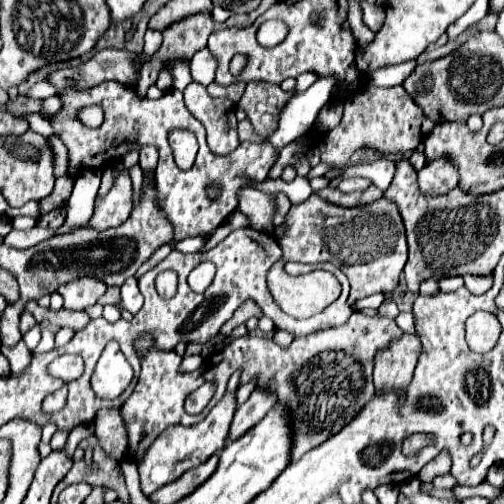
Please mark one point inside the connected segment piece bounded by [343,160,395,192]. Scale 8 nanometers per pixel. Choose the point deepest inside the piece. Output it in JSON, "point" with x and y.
{"point":[381,172]}

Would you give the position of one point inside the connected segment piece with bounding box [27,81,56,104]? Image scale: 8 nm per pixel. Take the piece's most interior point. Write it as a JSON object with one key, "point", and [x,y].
{"point":[43,90]}

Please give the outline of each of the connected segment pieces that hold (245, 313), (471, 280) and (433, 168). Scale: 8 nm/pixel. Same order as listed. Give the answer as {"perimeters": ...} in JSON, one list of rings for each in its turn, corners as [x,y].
{"perimeters":[[[[247,300],[245,304],[241,304],[241,308],[233,314],[233,318],[227,322],[227,324],[223,324],[223,328],[221,328],[221,334],[223,336],[227,336],[227,334],[231,334],[237,326],[241,326],[241,324],[245,324],[249,318],[259,318],[259,316],[263,316],[263,312],[251,302],[251,300]]],[[[465,274],[463,278],[465,278],[465,288],[469,288],[473,294],[485,294],[493,284],[493,274],[489,274],[489,276]]],[[[447,158],[433,160],[419,172],[421,192],[431,196],[441,196],[449,192],[449,188],[455,188],[457,184],[459,184],[459,172]]]]}

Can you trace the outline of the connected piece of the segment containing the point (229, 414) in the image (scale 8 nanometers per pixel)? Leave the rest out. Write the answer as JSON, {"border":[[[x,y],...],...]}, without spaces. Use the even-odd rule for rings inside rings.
{"border":[[[233,374],[229,378],[227,384],[227,392],[225,396],[215,404],[215,408],[207,414],[207,418],[199,424],[193,426],[169,426],[165,428],[157,440],[145,450],[145,454],[141,456],[139,462],[139,480],[141,480],[141,490],[145,496],[151,496],[155,490],[159,490],[161,486],[175,482],[183,472],[187,472],[189,468],[195,468],[199,464],[203,464],[207,458],[211,458],[215,452],[223,450],[229,438],[229,426],[233,422],[233,414],[237,410],[237,400],[235,400],[235,392],[239,388],[239,374]]]}

